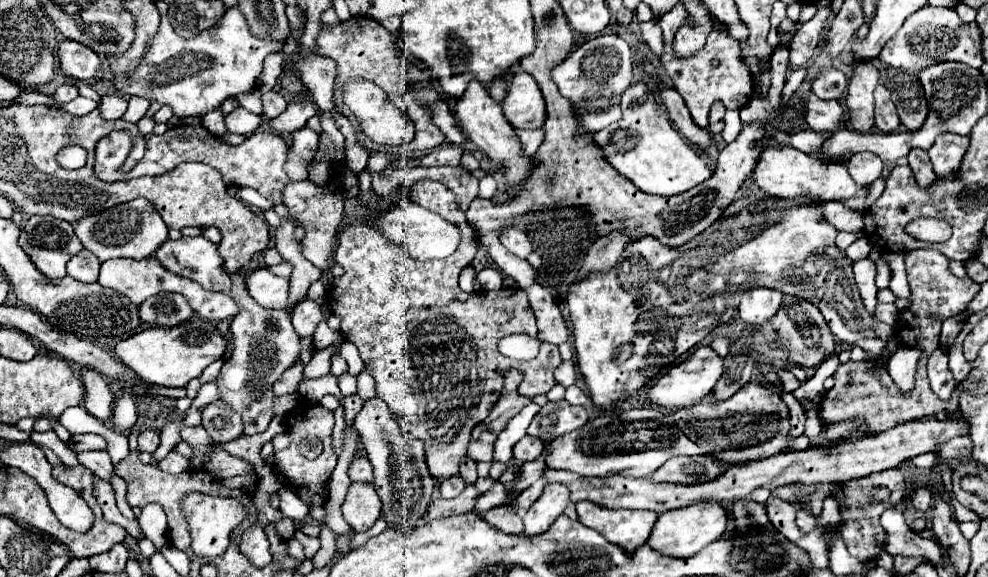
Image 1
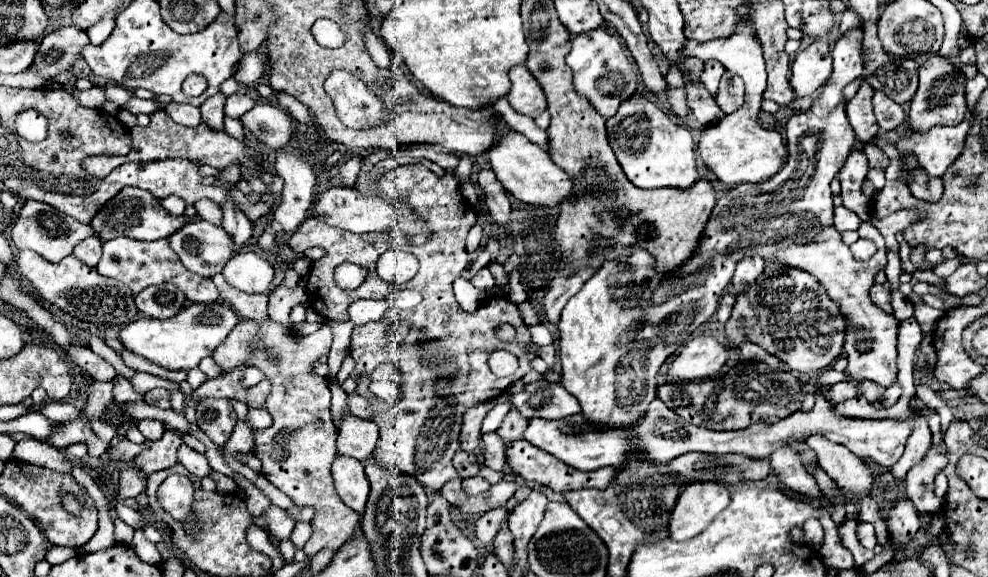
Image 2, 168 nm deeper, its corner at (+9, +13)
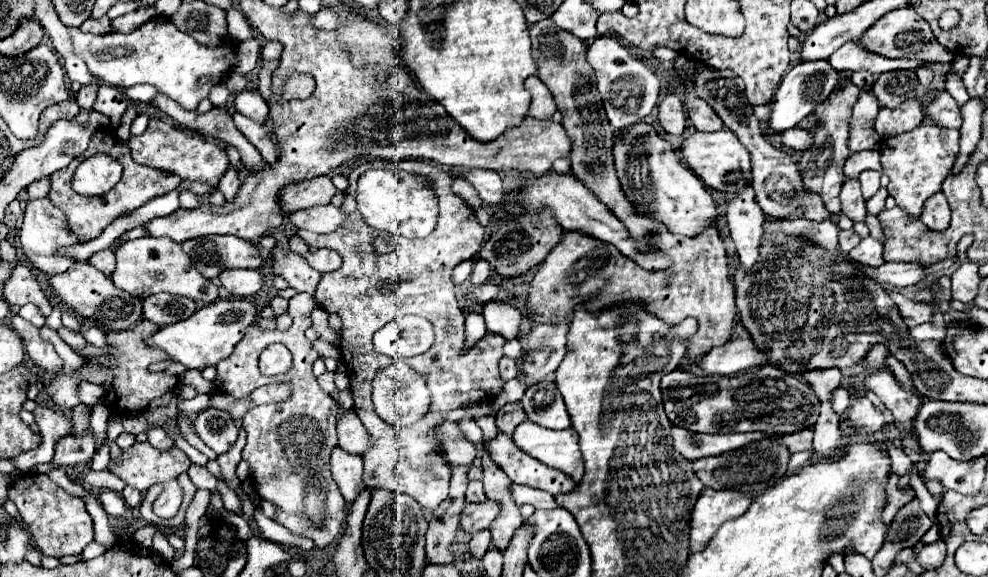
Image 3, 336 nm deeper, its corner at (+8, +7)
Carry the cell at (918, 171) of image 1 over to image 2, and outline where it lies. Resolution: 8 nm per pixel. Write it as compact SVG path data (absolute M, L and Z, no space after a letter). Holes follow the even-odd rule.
M911 170L911 176L913 176L913 182L911 182L909 190L915 198L925 200L925 202L939 202L941 194L943 194L941 178L931 178L923 170Z

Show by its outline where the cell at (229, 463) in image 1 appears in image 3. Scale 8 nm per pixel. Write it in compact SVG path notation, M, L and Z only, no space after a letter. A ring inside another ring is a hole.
M88 430L84 436L68 436L66 440L58 442L58 448L54 452L50 463L38 464L31 471L36 474L48 474L53 468L61 466L76 466L89 462L98 452L96 436L92 430Z

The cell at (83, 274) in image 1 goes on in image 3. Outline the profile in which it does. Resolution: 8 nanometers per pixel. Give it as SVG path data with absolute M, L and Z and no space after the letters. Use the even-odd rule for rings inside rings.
M110 248L100 250L100 252L96 252L96 254L92 254L92 256L88 258L88 264L92 264L94 268L98 268L98 270L104 272L106 276L110 276L112 270L114 270L114 252L112 252Z

